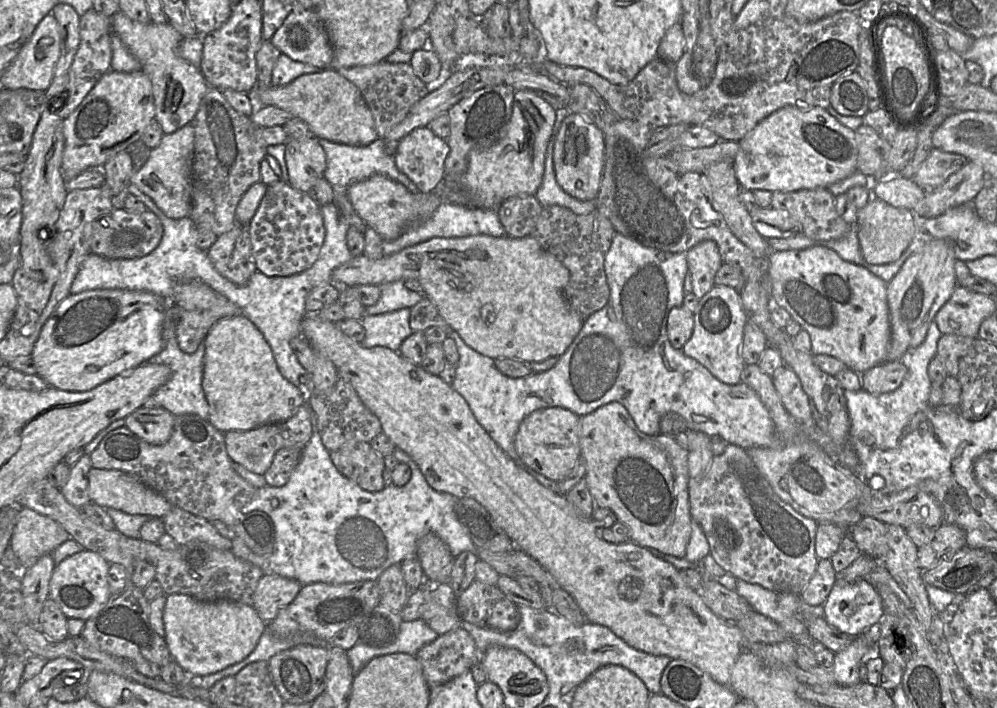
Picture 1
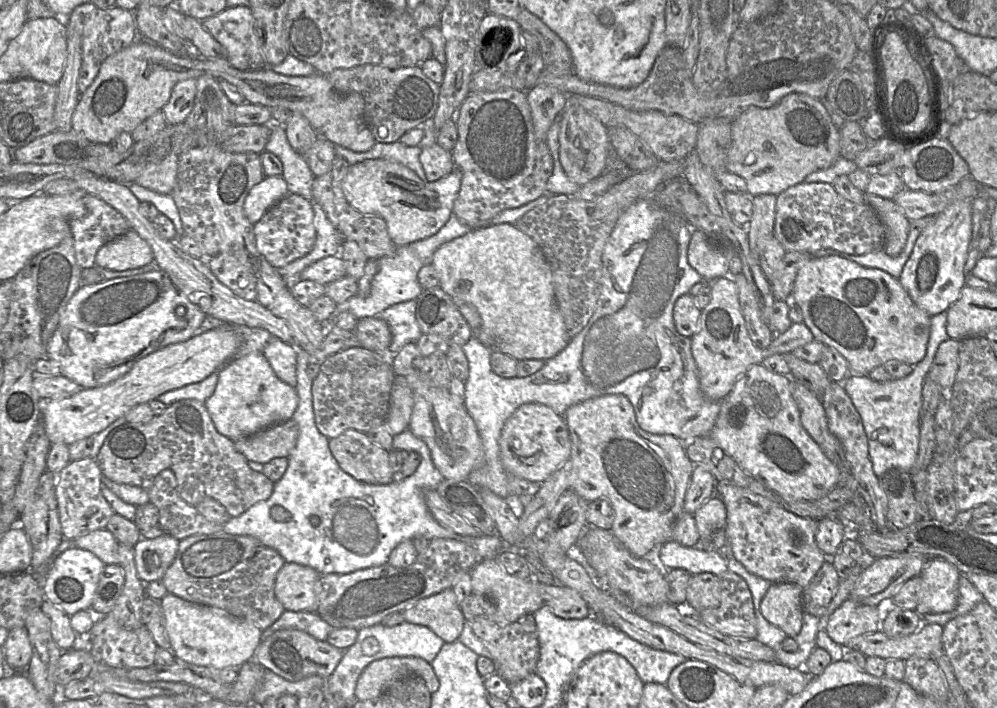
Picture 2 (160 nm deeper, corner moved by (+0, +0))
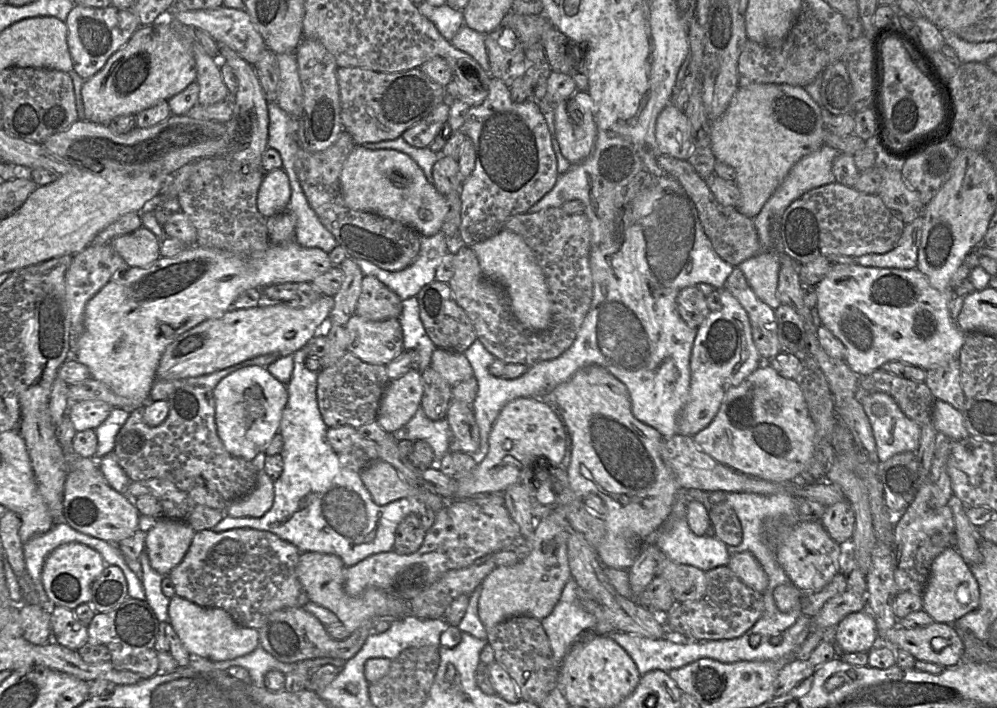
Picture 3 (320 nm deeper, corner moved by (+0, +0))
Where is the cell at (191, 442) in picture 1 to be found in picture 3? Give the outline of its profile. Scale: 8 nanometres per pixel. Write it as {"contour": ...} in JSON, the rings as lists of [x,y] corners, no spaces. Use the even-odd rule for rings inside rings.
{"contour":[[[185,385],[176,389],[167,399],[167,418],[158,426],[147,425],[142,418],[142,409],[134,410],[115,438],[113,454],[130,481],[152,478],[166,479],[185,492],[194,485],[197,477],[212,483],[227,503],[243,498],[256,486],[259,470],[251,461],[231,455],[218,436],[215,423],[213,390],[204,386]]]}

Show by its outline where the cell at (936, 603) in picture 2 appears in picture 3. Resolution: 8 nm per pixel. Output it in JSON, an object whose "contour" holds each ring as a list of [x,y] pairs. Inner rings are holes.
{"contour":[[[947,548],[931,564],[929,578],[922,593],[922,609],[934,621],[952,624],[978,606],[979,595],[978,582],[971,566],[964,561],[956,548]]]}

